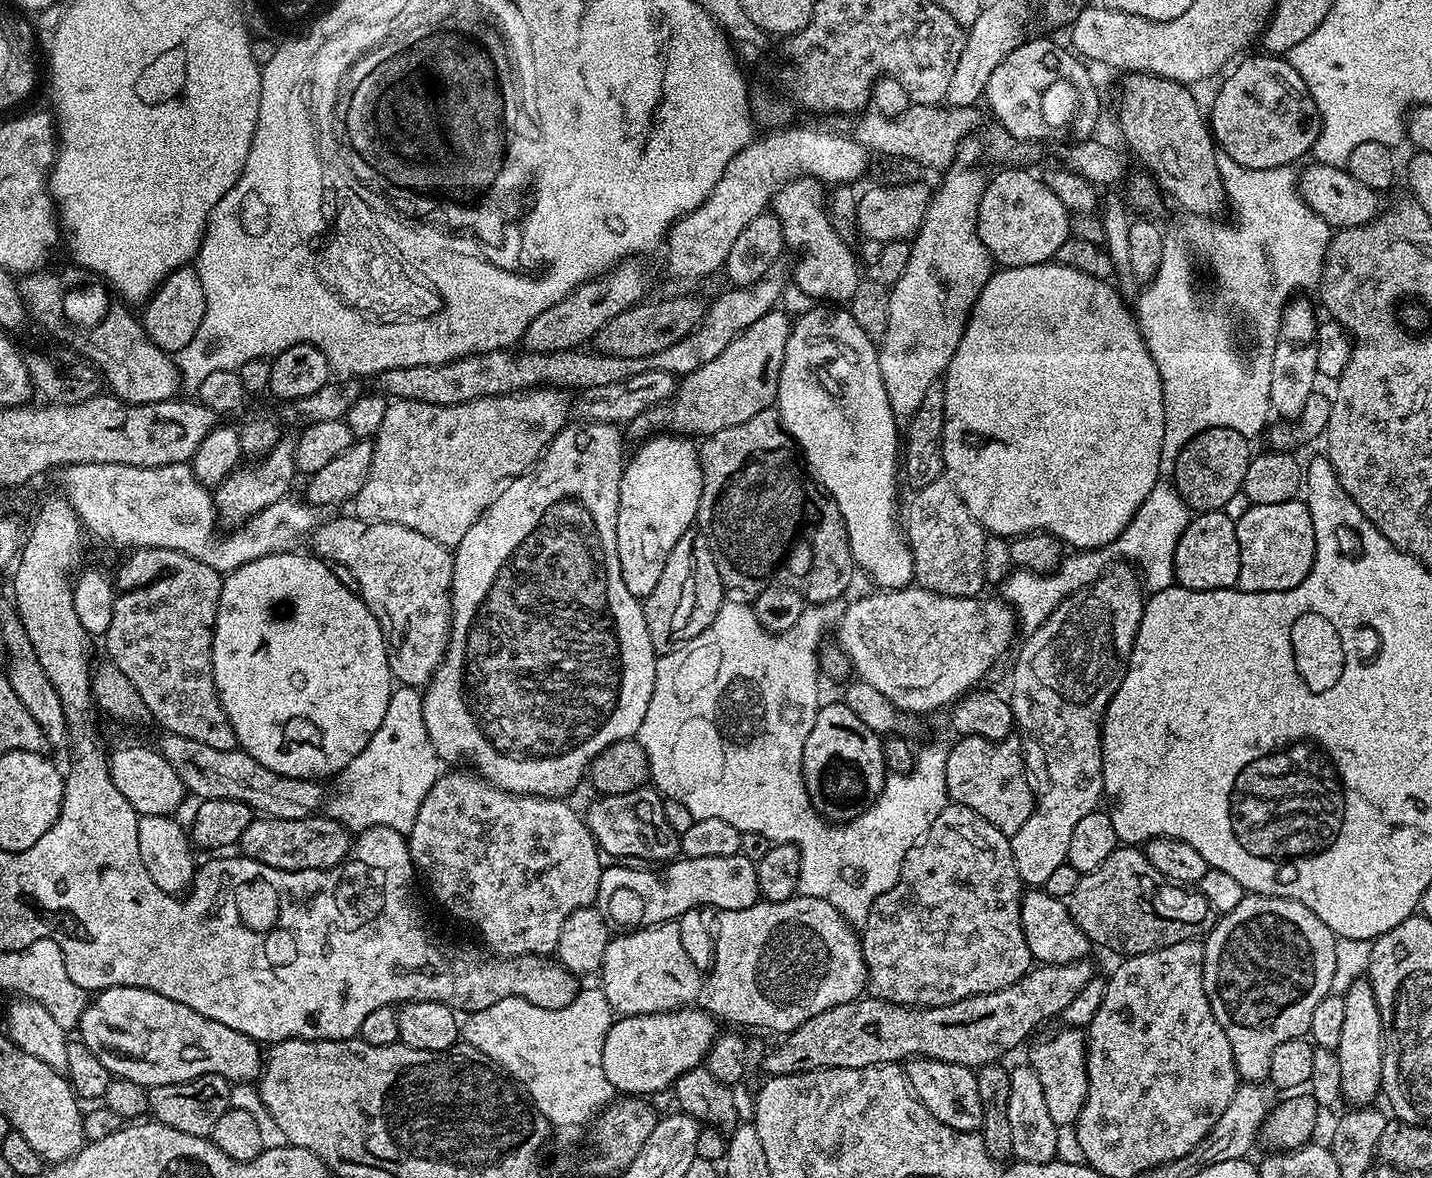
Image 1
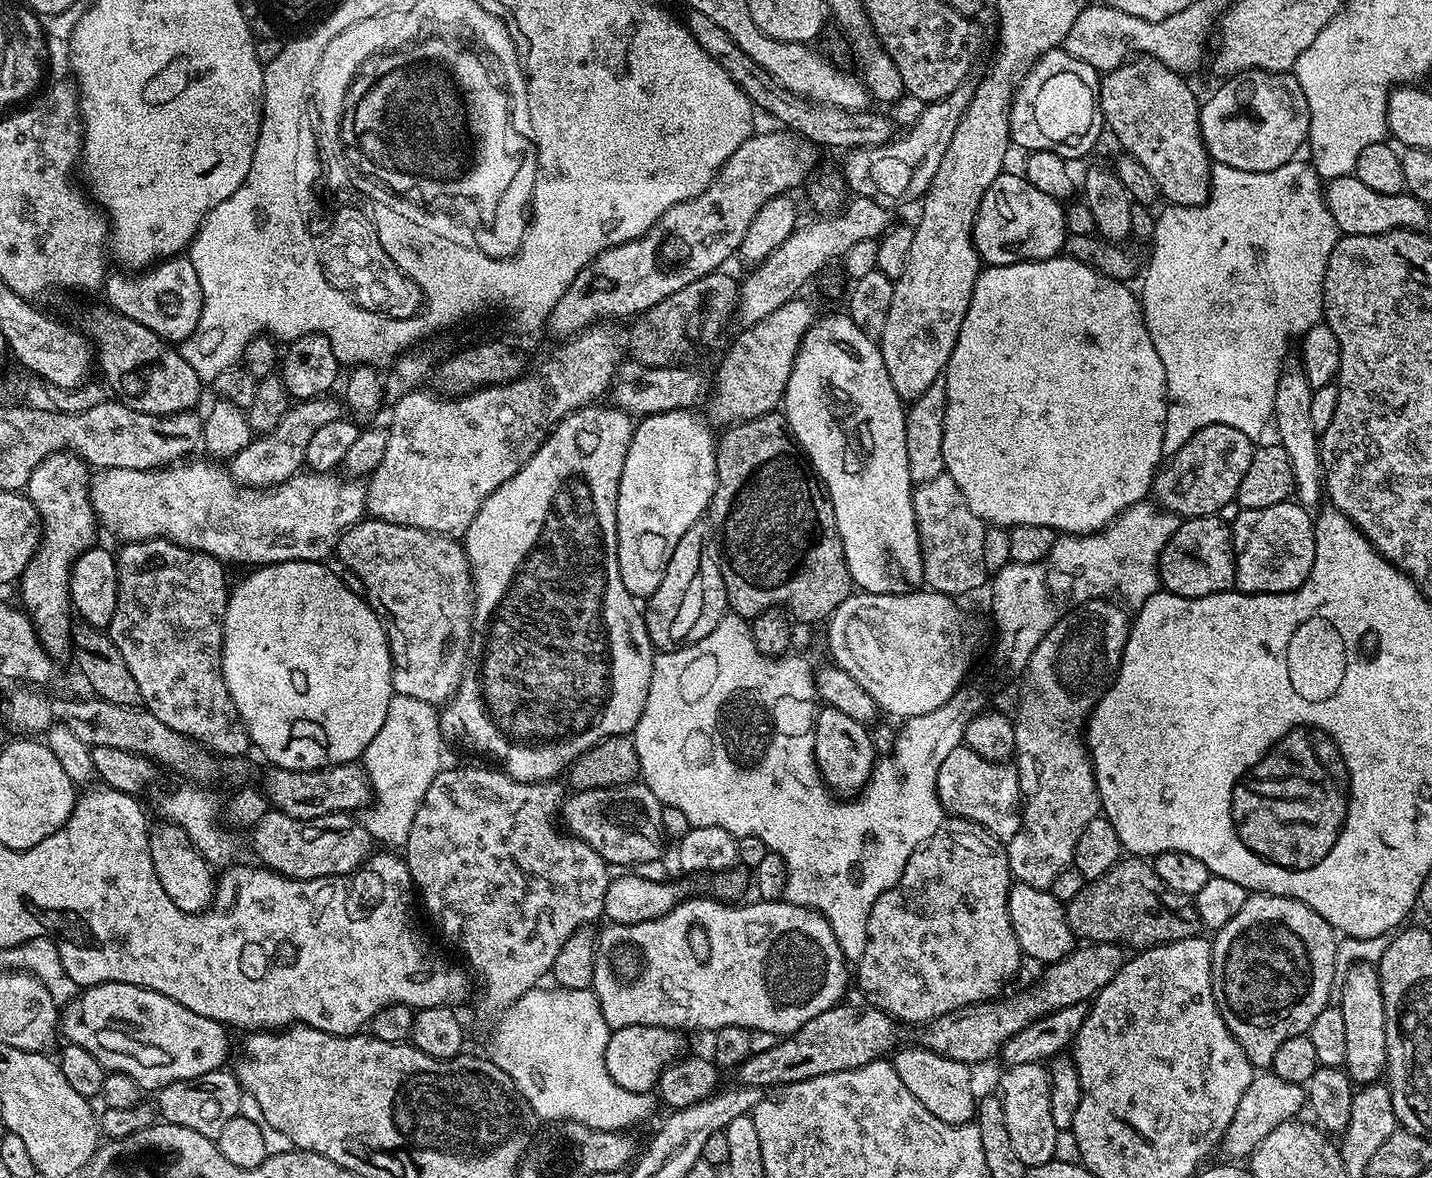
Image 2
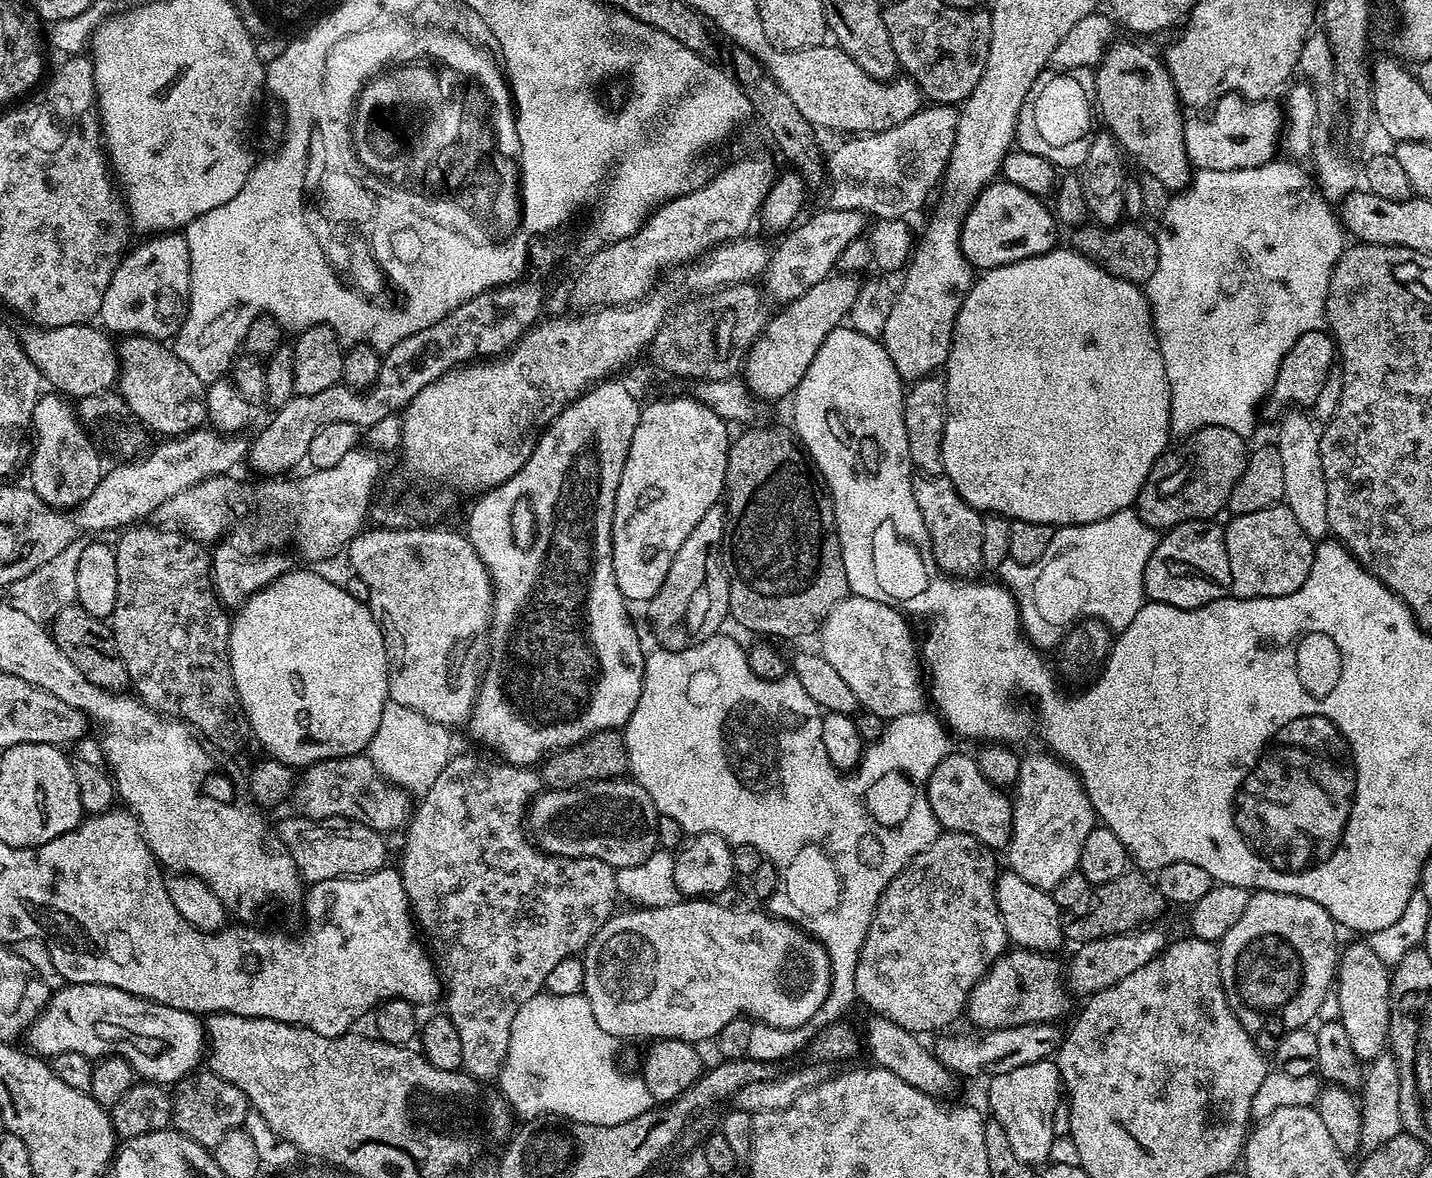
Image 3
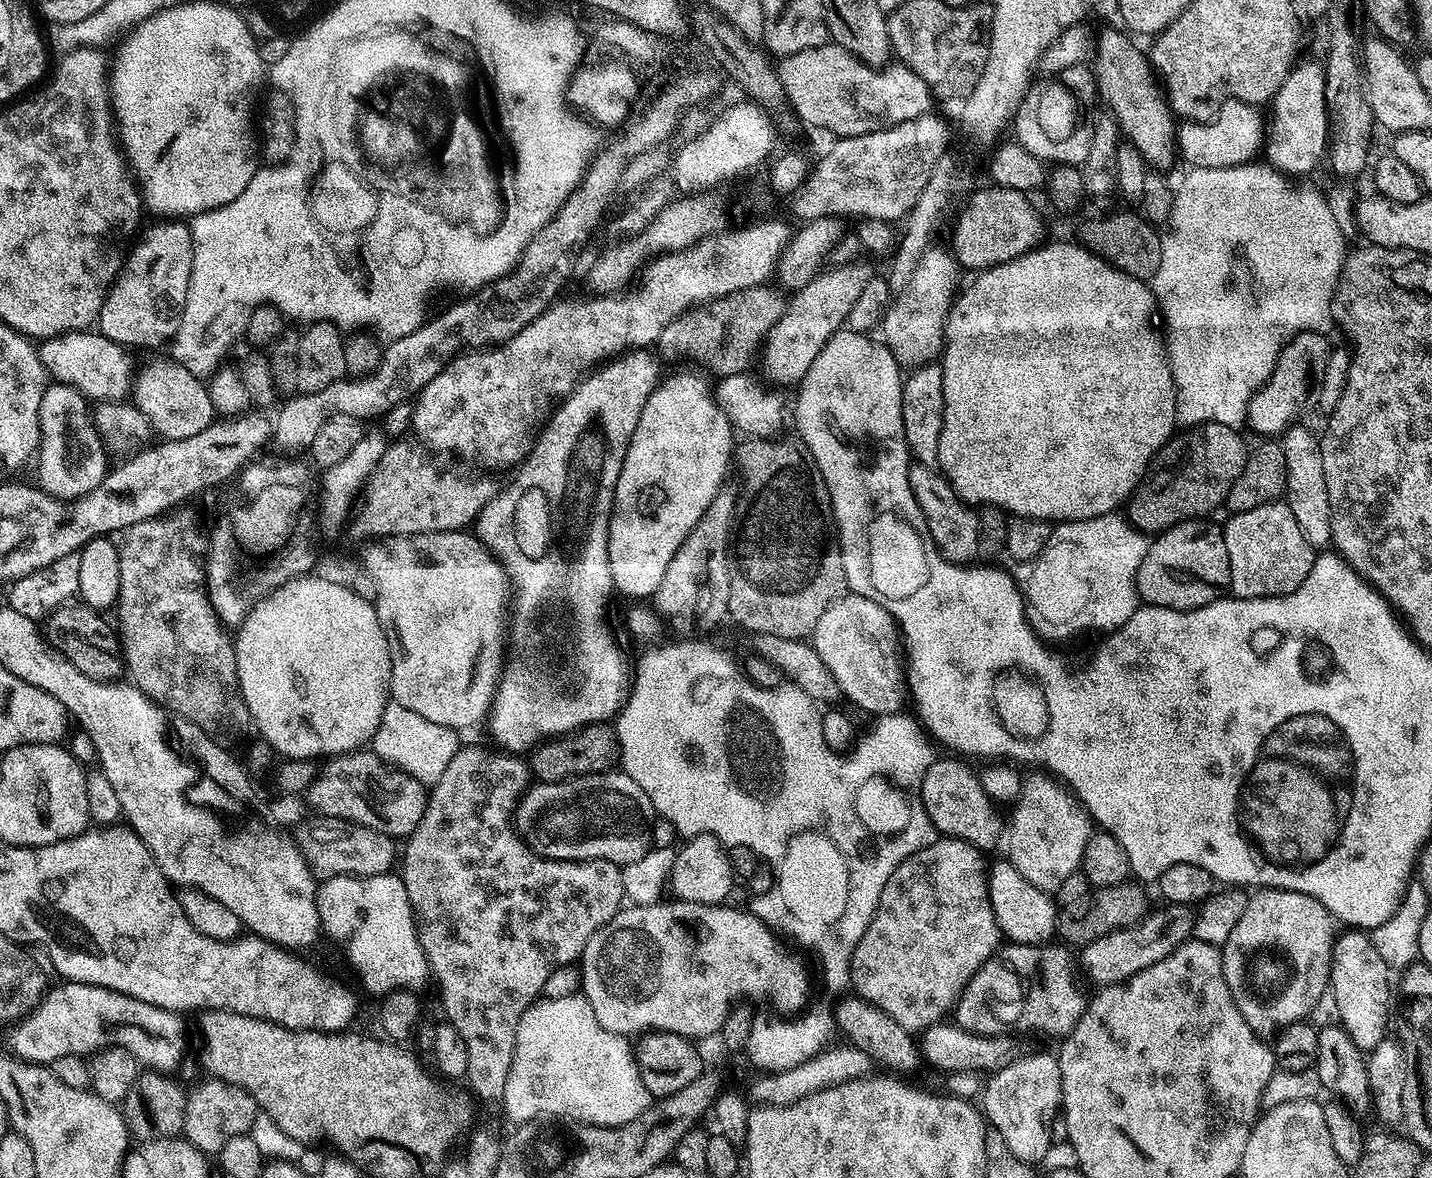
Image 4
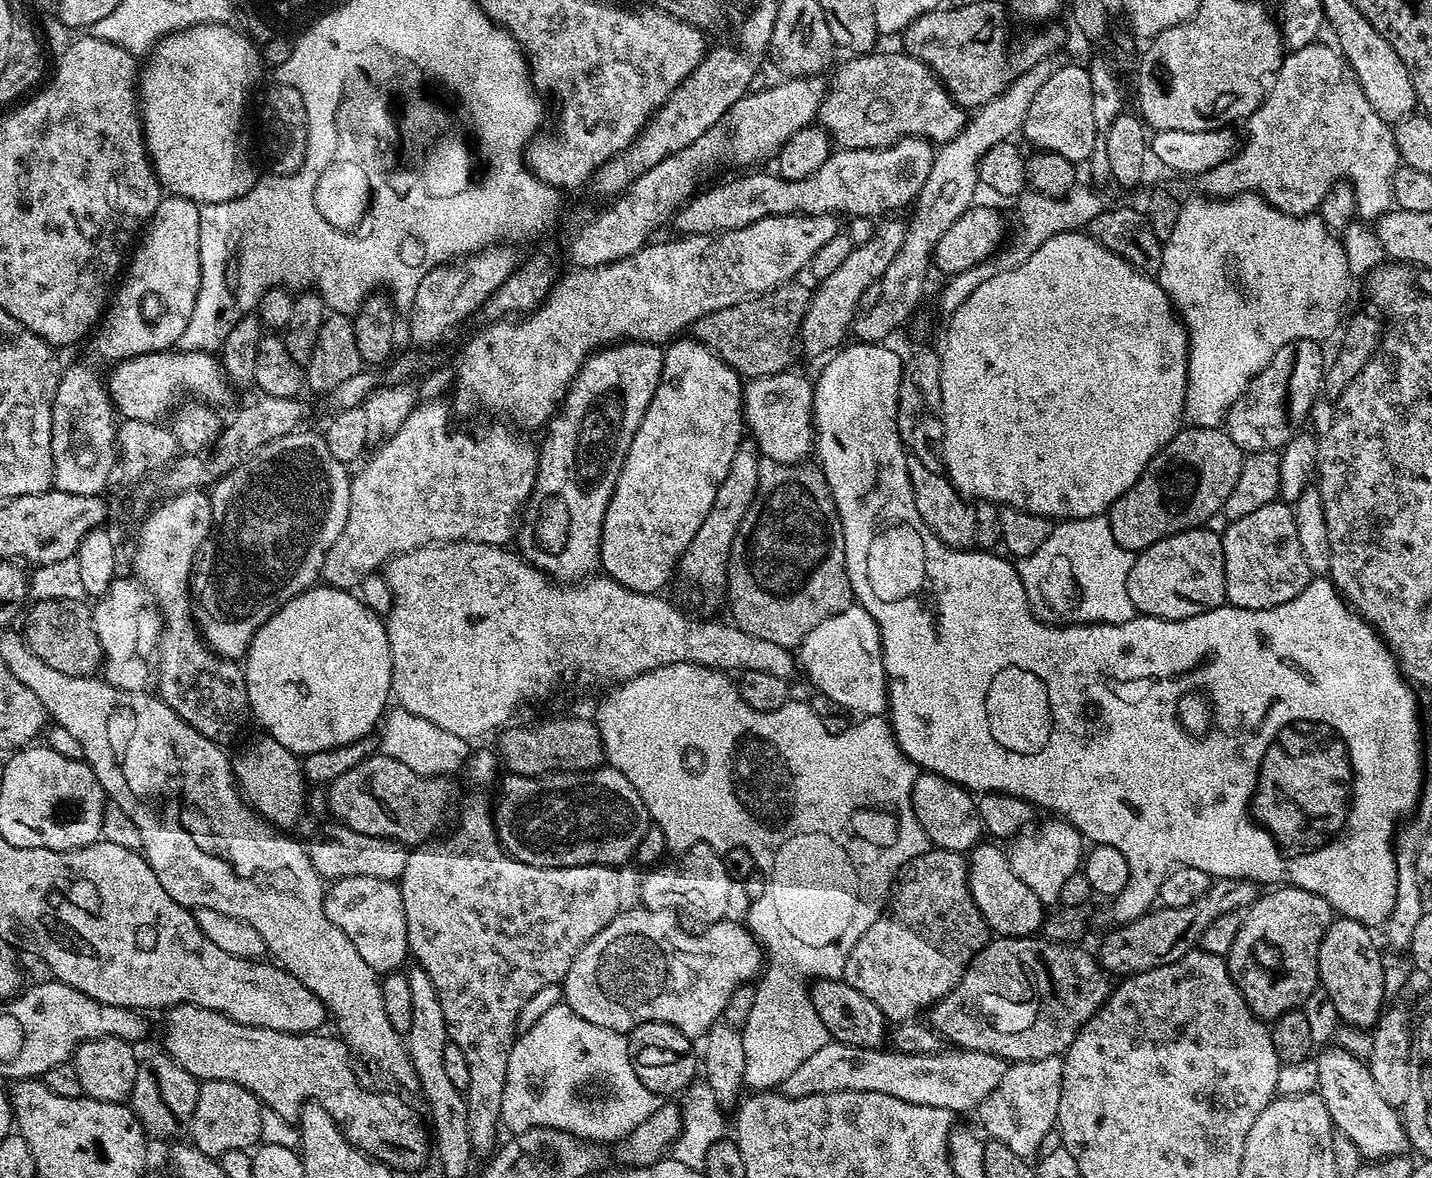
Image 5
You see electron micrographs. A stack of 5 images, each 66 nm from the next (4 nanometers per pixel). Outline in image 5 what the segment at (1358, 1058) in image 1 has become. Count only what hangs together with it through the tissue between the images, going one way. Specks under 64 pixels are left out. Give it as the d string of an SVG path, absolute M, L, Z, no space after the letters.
M1333 919L1322 938L1318 954L1319 987L1322 992L1324 988L1333 1010L1344 1019L1343 1023L1361 1030L1371 1029L1386 1008L1384 956L1376 949L1372 932L1369 925L1359 924L1356 920Z

